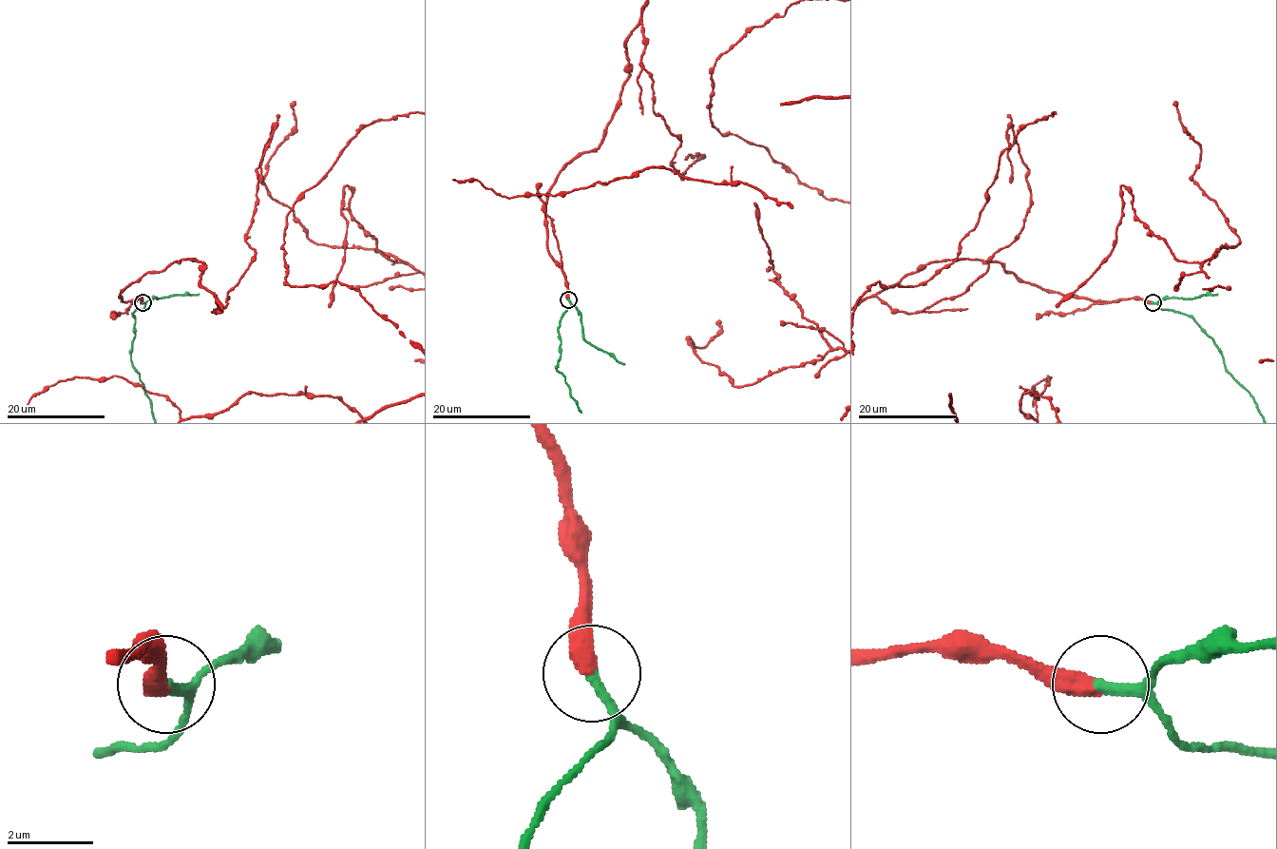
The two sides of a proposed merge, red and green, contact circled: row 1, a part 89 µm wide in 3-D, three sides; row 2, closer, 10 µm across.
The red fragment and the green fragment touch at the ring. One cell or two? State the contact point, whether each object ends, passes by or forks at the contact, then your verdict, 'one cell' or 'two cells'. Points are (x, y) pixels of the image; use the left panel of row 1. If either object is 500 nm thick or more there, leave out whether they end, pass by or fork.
place (142, 302); red ends; green ends; one cell

